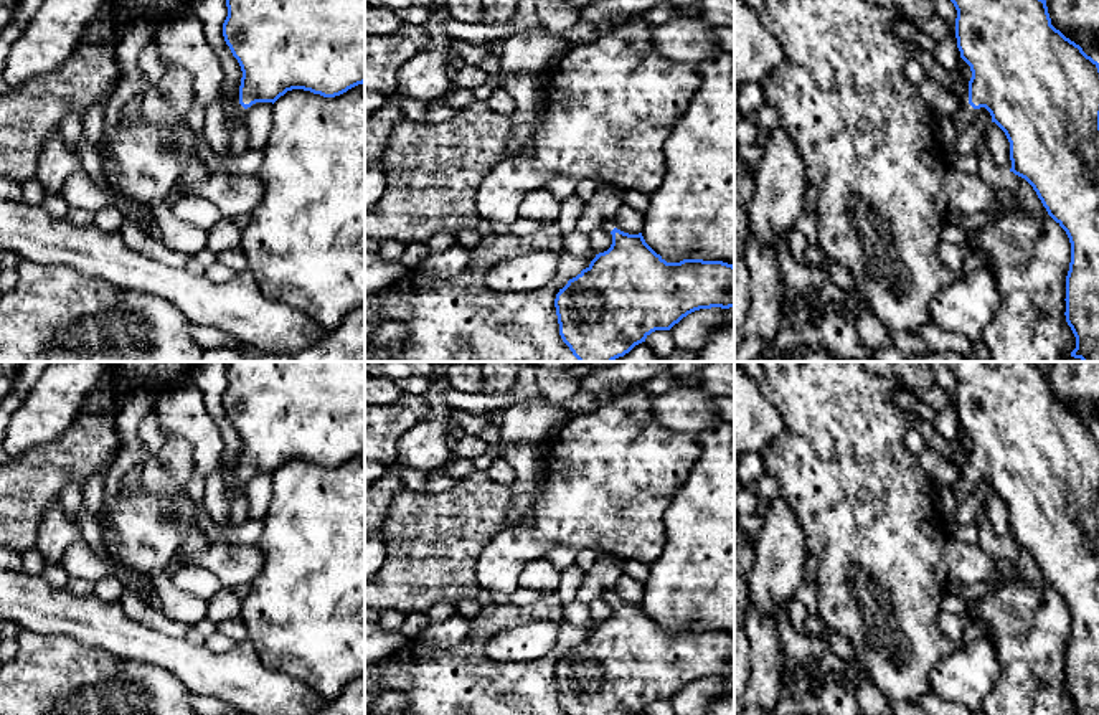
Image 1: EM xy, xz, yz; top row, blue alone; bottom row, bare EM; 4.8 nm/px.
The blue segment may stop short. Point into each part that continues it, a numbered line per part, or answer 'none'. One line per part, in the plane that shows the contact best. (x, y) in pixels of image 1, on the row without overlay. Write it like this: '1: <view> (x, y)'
1: xy (240, 482)

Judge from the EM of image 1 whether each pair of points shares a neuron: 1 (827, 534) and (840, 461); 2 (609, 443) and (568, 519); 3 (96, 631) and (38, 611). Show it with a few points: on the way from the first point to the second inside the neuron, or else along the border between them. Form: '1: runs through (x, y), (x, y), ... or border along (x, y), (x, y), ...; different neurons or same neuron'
1: runs through (840, 516), (840, 479); same neuron
2: runs through (601, 461), (598, 489), (586, 501); same neuron
3: runs through (81, 620), (53, 611); same neuron

